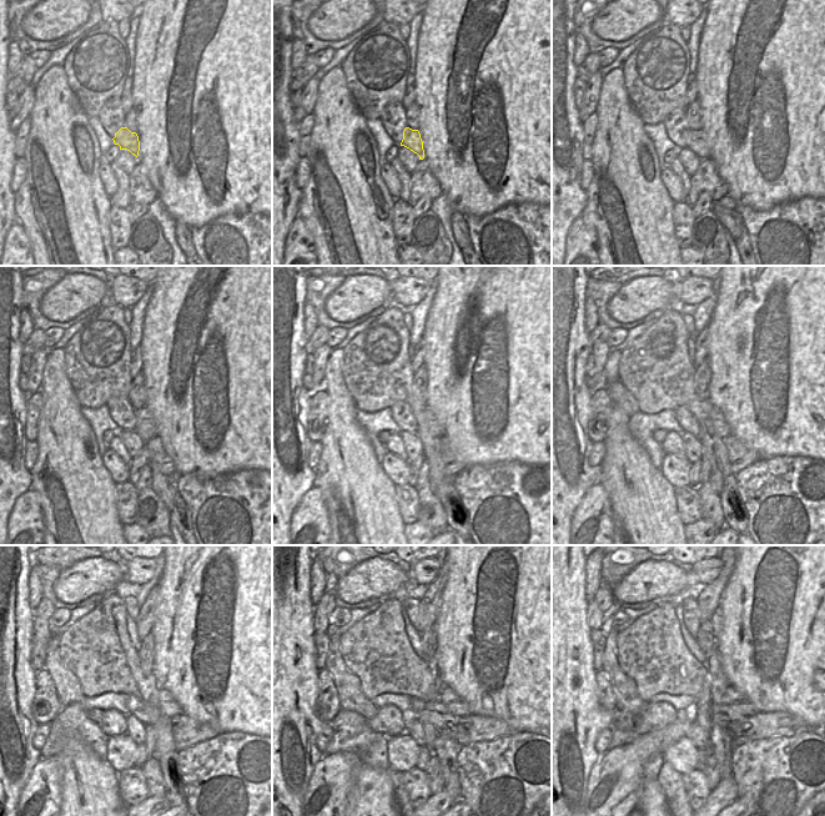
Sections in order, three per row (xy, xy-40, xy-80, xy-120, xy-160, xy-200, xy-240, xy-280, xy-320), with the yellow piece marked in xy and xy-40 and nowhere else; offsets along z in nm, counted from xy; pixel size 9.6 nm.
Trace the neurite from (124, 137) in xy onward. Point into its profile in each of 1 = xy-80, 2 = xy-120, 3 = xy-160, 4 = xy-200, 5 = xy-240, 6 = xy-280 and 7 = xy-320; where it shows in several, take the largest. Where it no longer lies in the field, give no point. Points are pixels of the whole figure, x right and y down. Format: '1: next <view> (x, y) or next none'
1: next xy-80 (697, 142)
2: next xy-120 (146, 427)
3: next xy-160 (428, 429)
4: next xy-200 (707, 433)
5: next xy-240 (164, 695)
6: next xy-280 (447, 695)
7: next xy-320 (732, 696)

